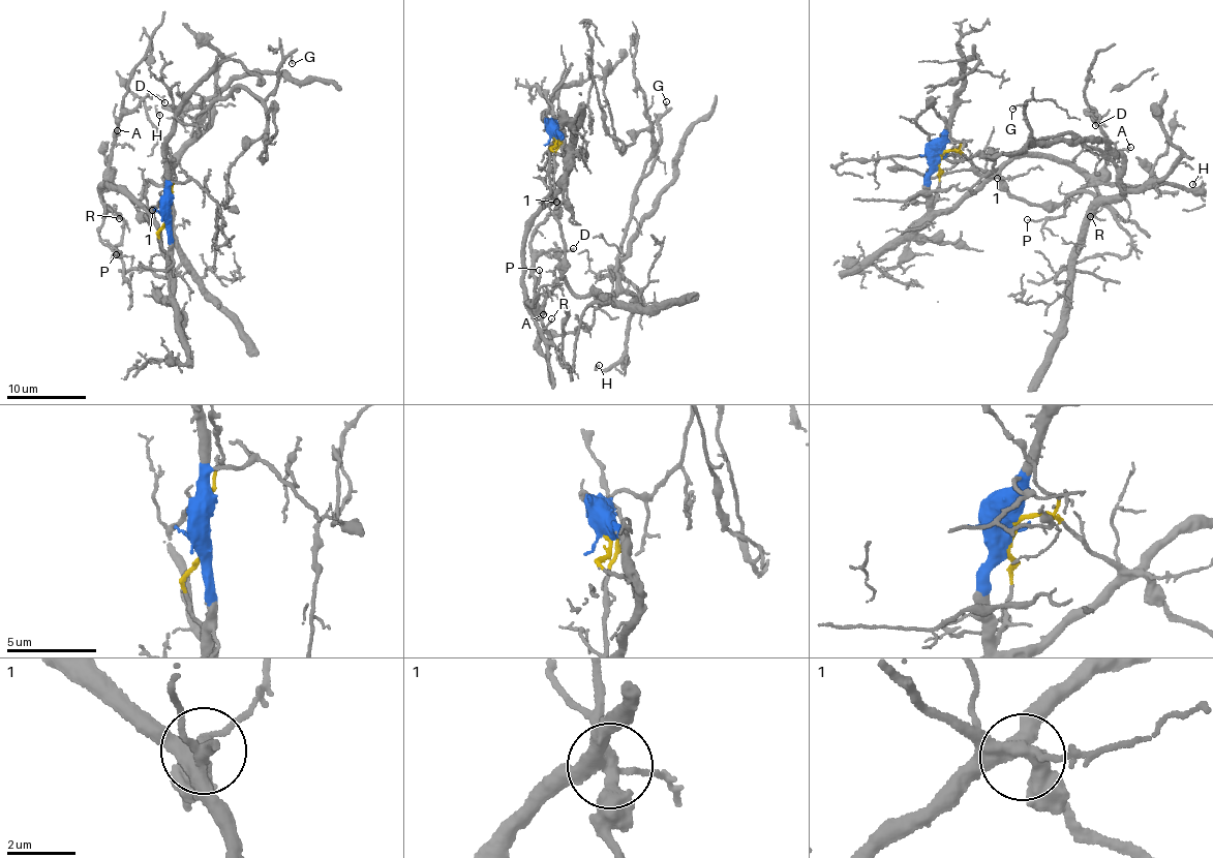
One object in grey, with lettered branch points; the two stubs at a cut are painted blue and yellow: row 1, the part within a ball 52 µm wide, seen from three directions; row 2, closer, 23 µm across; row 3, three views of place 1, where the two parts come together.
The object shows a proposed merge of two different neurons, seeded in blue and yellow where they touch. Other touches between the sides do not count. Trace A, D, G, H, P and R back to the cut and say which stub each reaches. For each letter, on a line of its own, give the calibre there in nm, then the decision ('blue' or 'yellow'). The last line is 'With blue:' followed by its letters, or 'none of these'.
A: 140 nm | blue
D: 170 nm | blue
G: 90 nm | yellow
H: 120 nm | yellow
P: 100 nm | blue
R: 120 nm | blue
With blue: A, D, P, R

